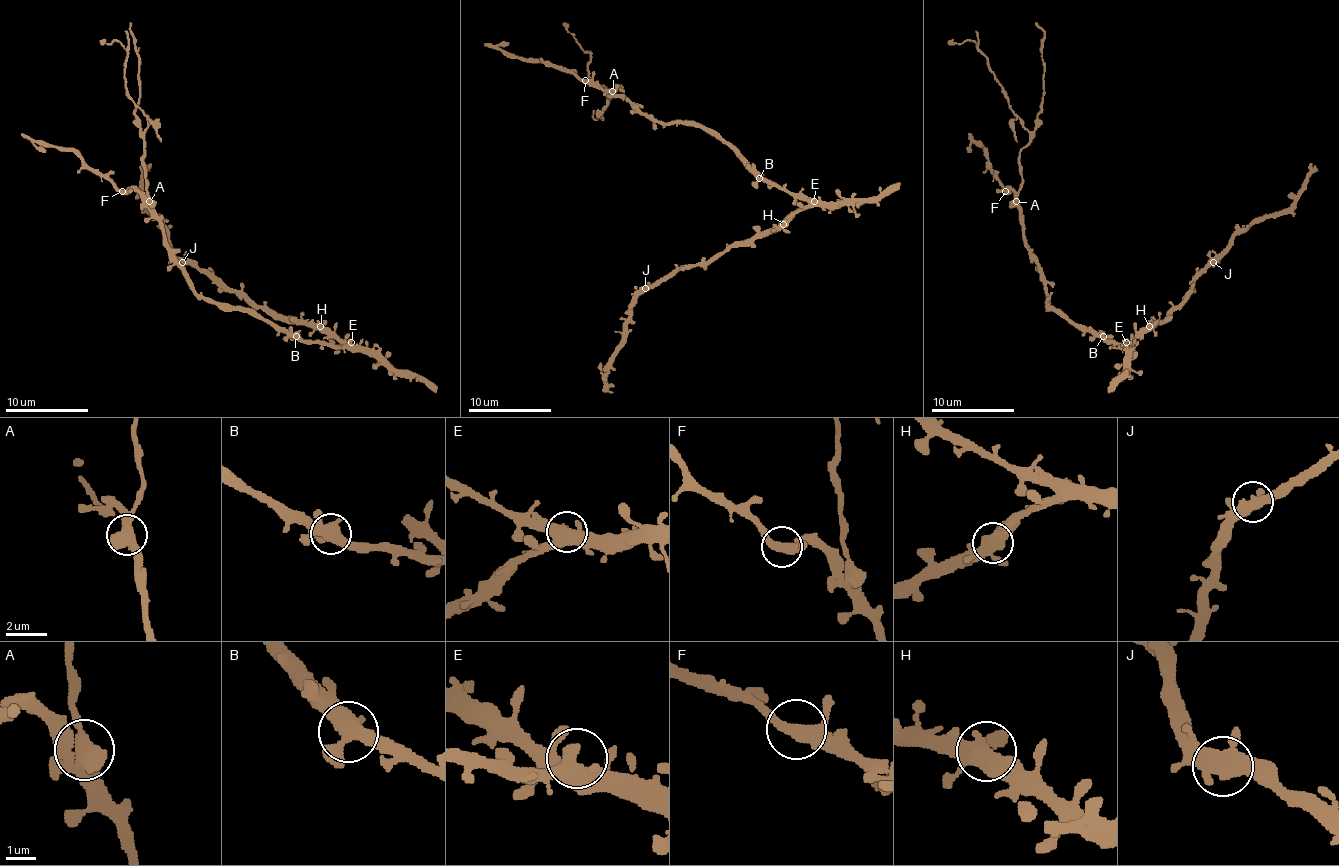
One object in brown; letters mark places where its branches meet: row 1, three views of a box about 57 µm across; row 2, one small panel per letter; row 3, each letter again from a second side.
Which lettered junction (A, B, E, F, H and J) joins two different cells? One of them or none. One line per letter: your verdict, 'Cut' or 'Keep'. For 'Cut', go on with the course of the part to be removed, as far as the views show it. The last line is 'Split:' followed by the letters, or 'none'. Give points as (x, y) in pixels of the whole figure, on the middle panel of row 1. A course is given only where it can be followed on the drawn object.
A: Cut. Course of the part to remove: (612, 91), (608, 98), (606, 93), (606, 104), (610, 93), (589, 77), (589, 54), (562, 23)
B: Keep
E: Keep
F: Keep
H: Keep
J: Keep
Split: A

